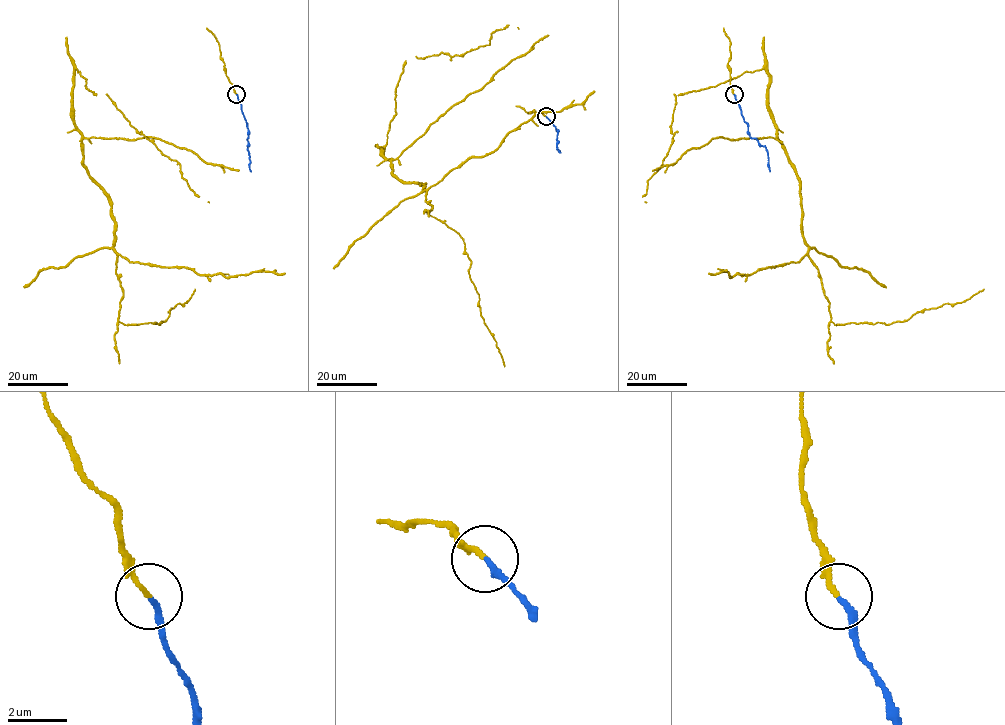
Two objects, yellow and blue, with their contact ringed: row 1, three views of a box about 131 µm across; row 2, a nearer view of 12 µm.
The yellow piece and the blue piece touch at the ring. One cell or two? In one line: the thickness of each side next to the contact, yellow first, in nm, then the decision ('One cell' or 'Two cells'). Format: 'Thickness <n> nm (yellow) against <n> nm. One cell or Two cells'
Thickness 170 nm (yellow) against 200 nm. Two cells

